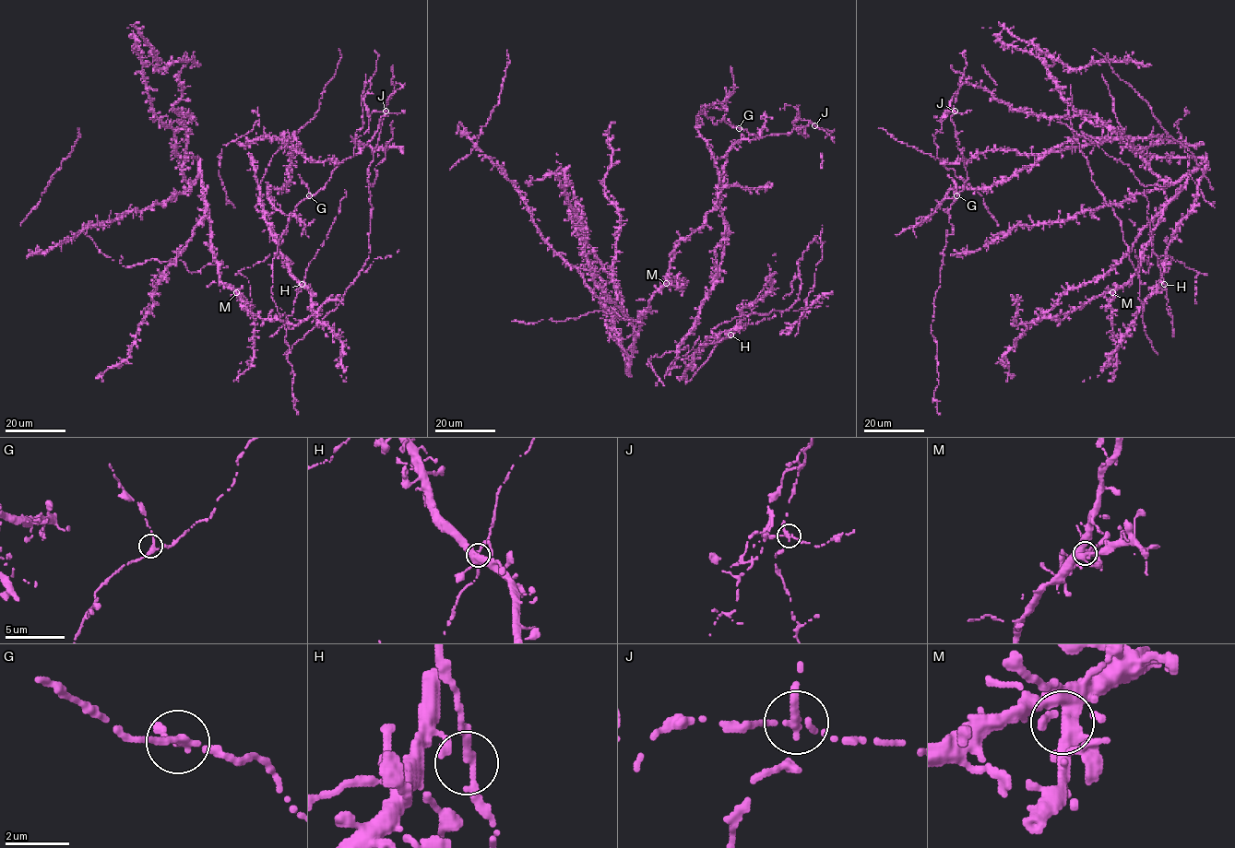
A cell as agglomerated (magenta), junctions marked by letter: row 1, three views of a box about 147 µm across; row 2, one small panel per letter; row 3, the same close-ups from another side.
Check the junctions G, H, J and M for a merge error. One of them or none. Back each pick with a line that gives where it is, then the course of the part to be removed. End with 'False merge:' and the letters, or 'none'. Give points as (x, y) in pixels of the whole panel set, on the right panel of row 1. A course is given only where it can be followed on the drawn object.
J: Place: (955, 111). Course of the part to remove: (955, 111), (949, 111), (943, 117), (960, 86), (967, 63), (962, 53), (966, 51)
False merge: J

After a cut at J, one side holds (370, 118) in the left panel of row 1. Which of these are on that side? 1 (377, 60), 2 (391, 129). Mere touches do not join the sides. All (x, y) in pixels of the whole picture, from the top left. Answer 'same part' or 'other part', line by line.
1: same part
2: other part

